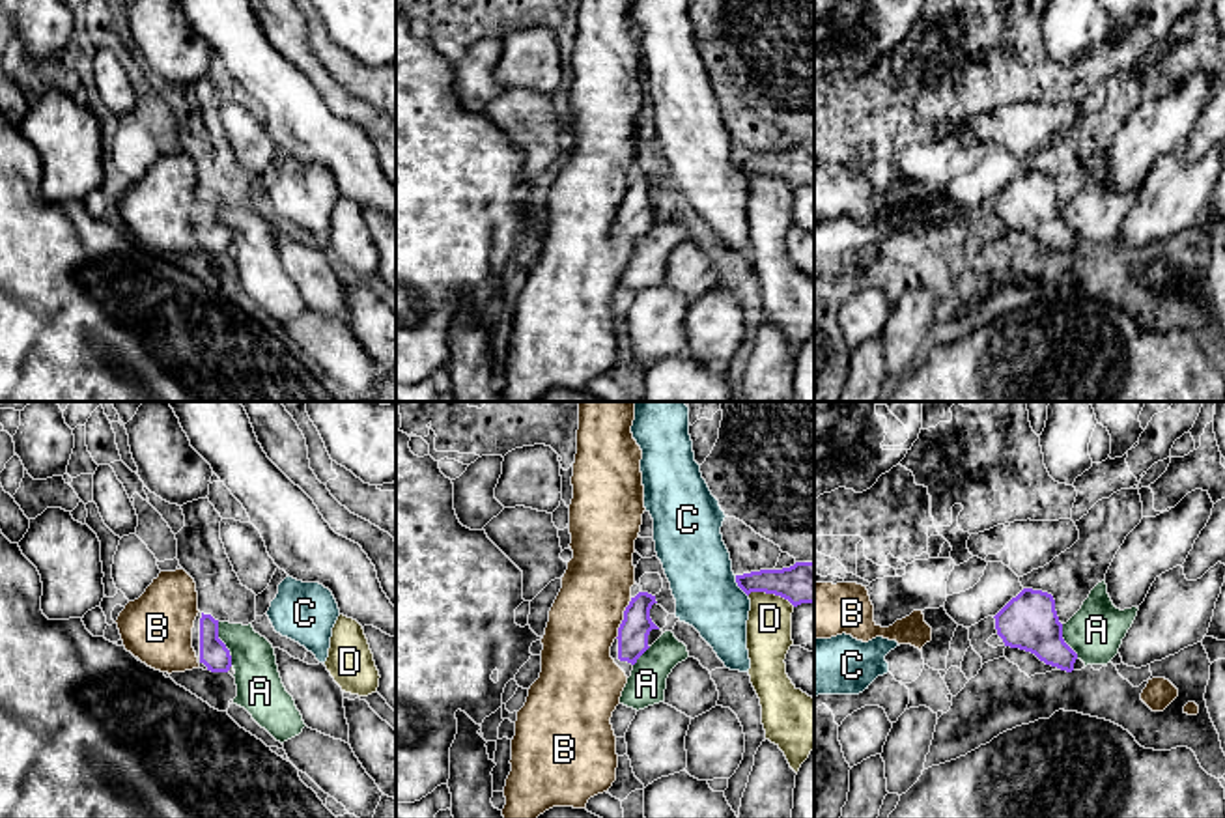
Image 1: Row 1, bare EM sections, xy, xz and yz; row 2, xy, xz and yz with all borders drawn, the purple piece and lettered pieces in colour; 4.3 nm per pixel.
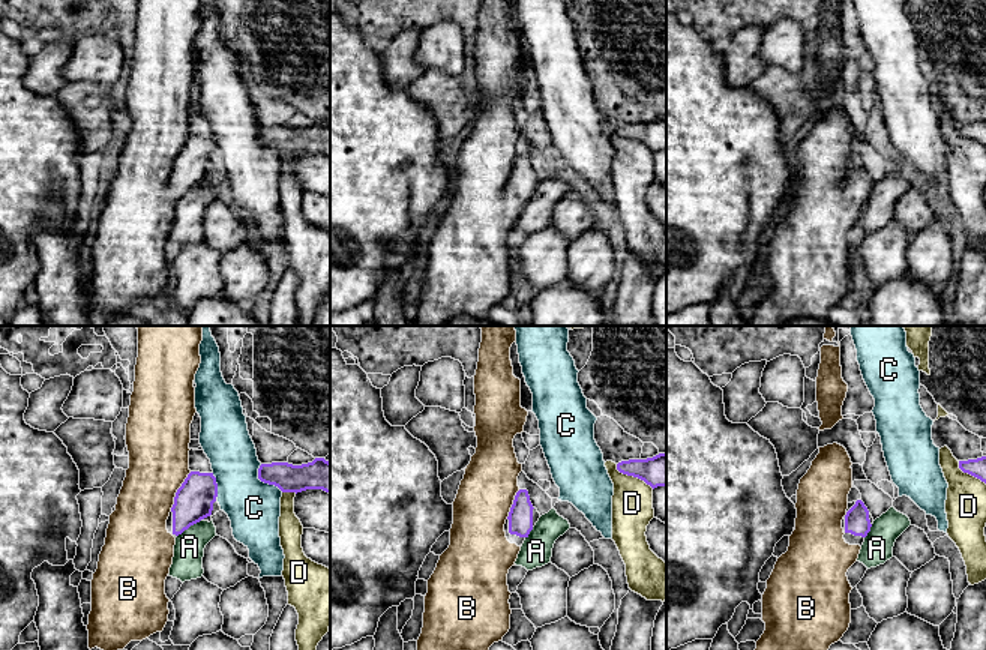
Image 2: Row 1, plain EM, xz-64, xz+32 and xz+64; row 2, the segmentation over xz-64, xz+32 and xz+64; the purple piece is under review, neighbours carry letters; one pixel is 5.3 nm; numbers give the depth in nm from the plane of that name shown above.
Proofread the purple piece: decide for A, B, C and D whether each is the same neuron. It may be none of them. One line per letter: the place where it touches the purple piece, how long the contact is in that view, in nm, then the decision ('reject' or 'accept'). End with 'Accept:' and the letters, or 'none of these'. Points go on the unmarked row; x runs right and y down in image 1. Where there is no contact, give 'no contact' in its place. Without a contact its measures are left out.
A: yz (1063, 223) | 170 nm | reject
B: xz (624, 200) | 190 nm | accept
C: xz (740, 169) | 110 nm | reject
D: xz (772, 174) | 220 nm | reject
Accept: B

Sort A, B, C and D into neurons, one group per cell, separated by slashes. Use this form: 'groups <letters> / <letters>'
groups A / B / C D

